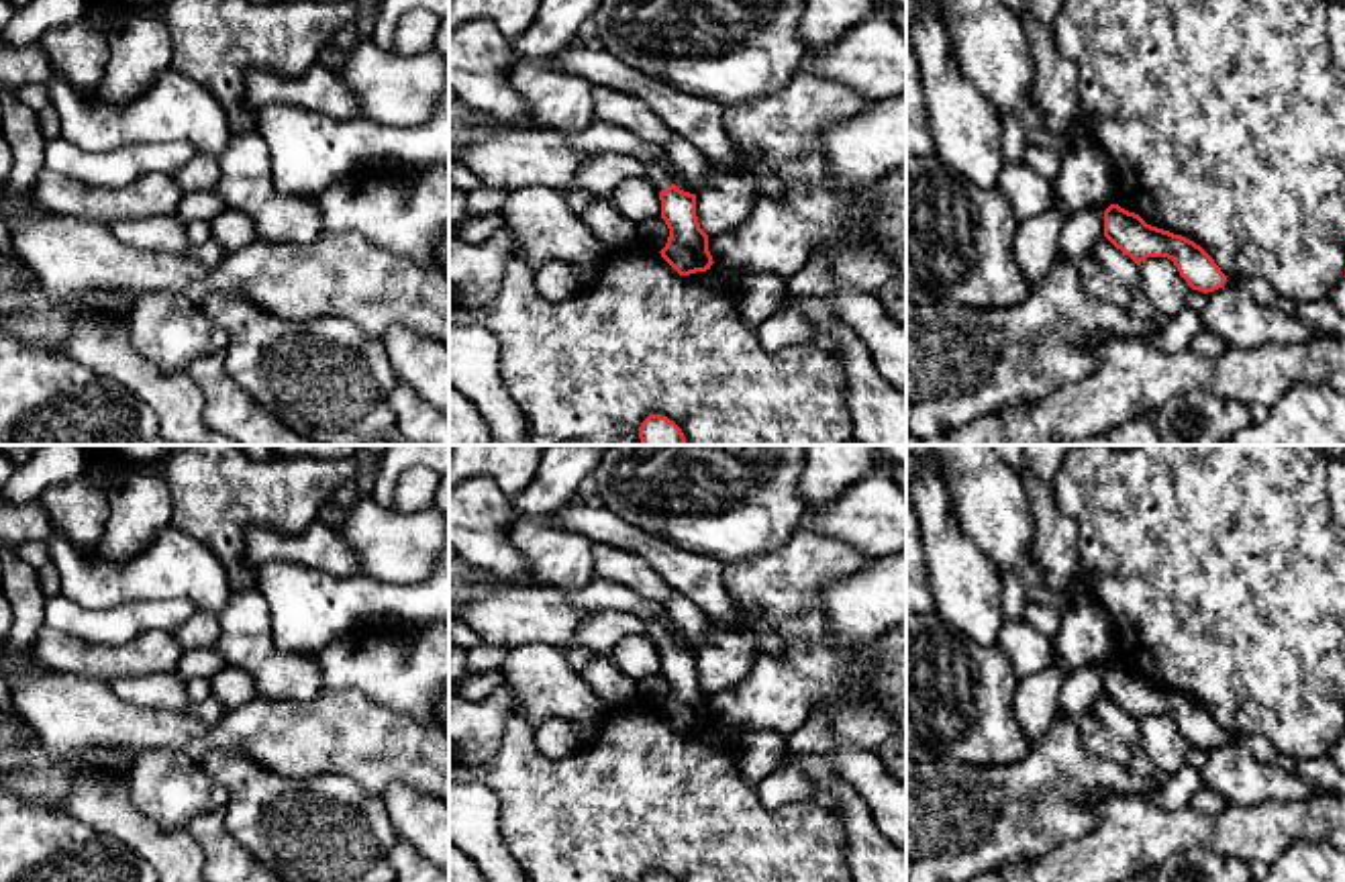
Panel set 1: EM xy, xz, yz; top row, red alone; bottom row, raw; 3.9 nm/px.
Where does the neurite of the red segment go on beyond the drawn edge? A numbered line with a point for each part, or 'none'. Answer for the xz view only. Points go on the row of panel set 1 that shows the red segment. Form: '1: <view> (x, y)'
1: xz (658, 176)

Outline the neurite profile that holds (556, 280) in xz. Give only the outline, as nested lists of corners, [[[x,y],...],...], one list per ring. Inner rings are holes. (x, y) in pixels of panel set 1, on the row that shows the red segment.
[[[545,259],[535,272],[535,286],[549,302],[561,302],[576,294],[578,267],[563,259]]]

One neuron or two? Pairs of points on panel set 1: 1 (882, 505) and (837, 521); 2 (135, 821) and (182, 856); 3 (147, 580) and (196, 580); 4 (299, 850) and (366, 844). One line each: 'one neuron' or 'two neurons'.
1: one neuron
2: one neuron
3: one neuron
4: one neuron

